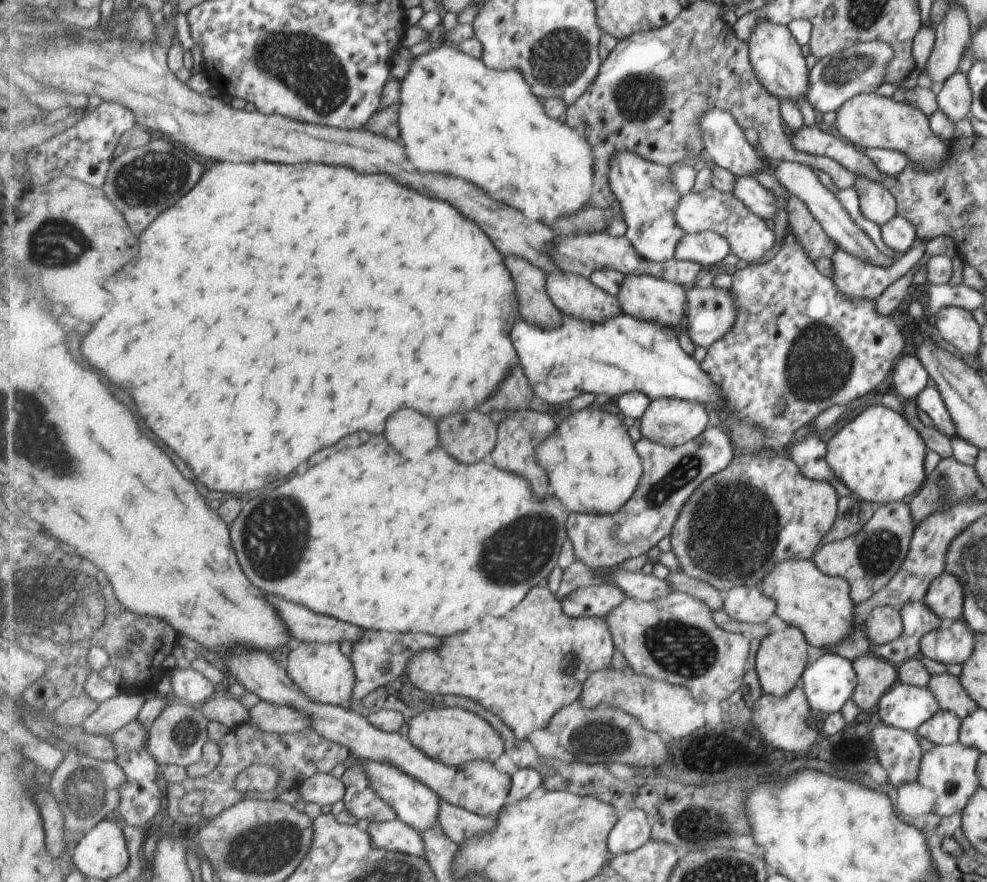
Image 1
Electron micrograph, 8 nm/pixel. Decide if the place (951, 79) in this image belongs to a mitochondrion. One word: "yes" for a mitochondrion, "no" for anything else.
no

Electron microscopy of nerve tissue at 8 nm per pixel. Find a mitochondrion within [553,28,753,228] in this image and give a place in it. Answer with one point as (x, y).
(637, 99)

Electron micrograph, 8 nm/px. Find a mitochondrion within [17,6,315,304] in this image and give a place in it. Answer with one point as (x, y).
(145, 181)

